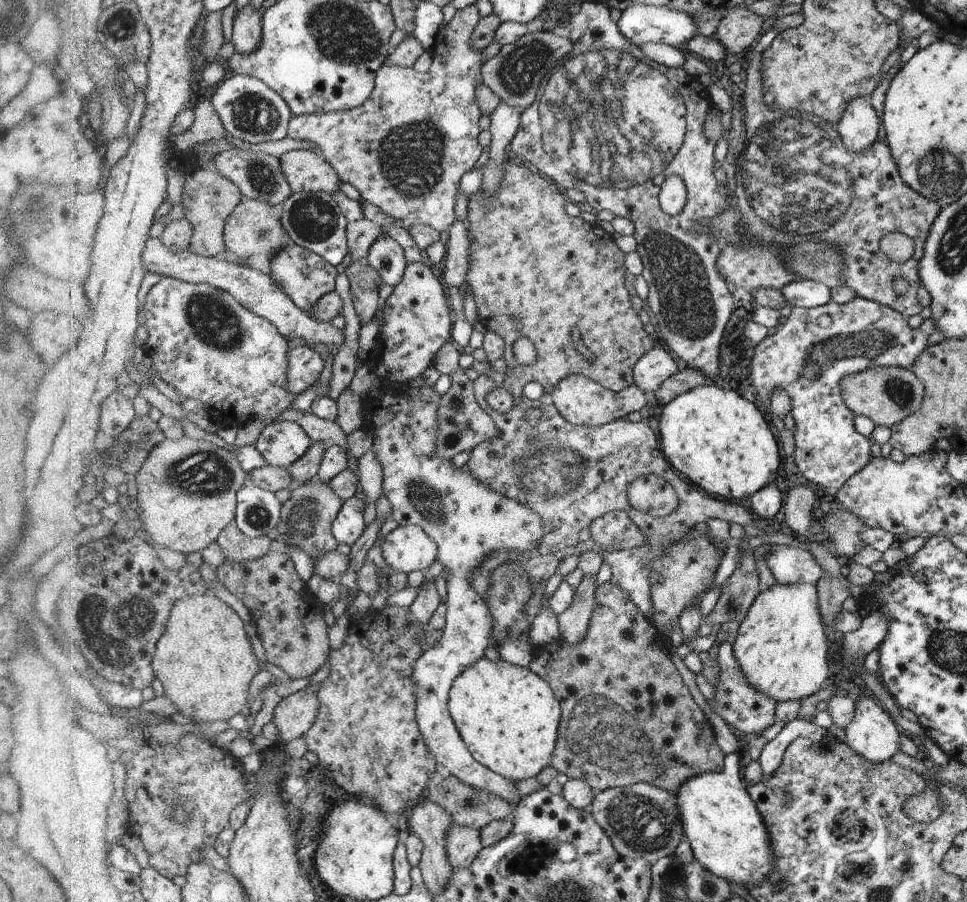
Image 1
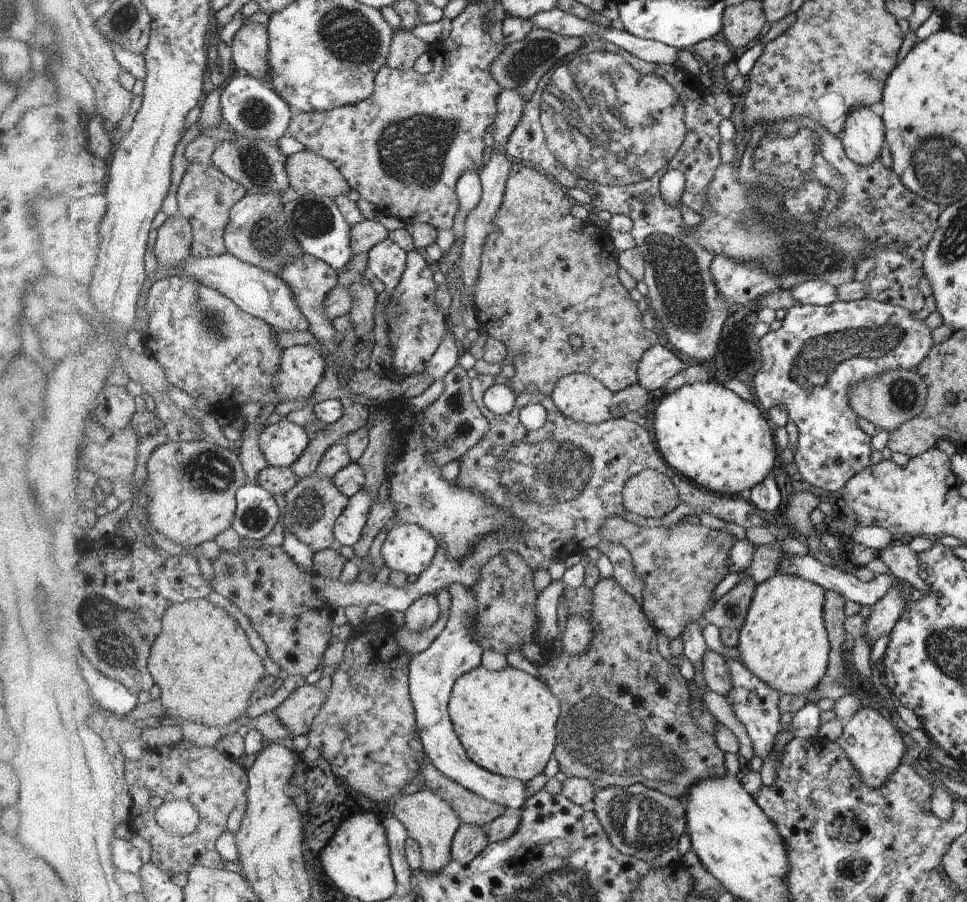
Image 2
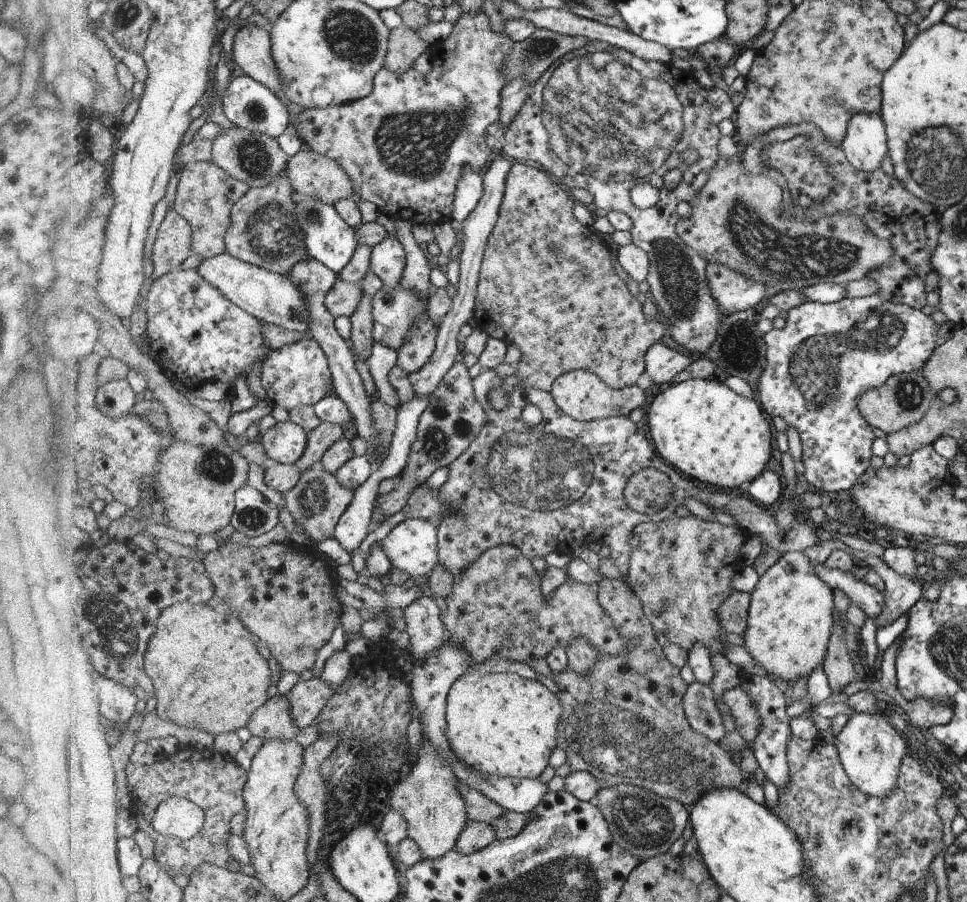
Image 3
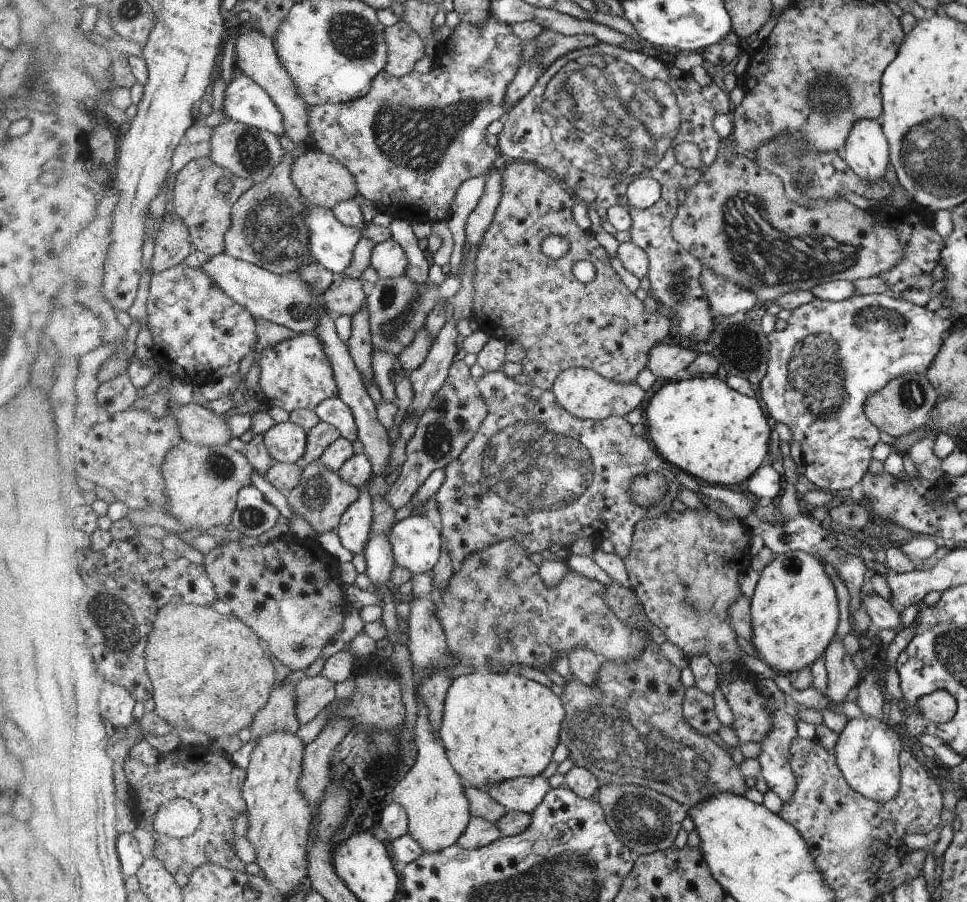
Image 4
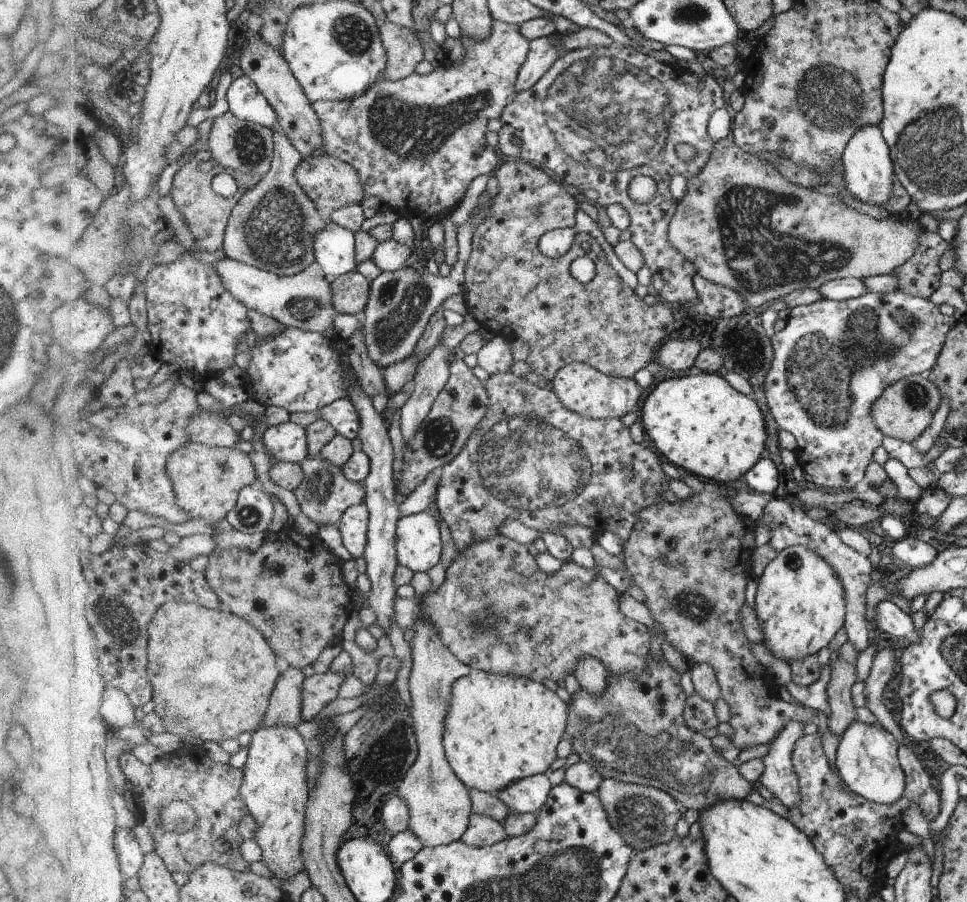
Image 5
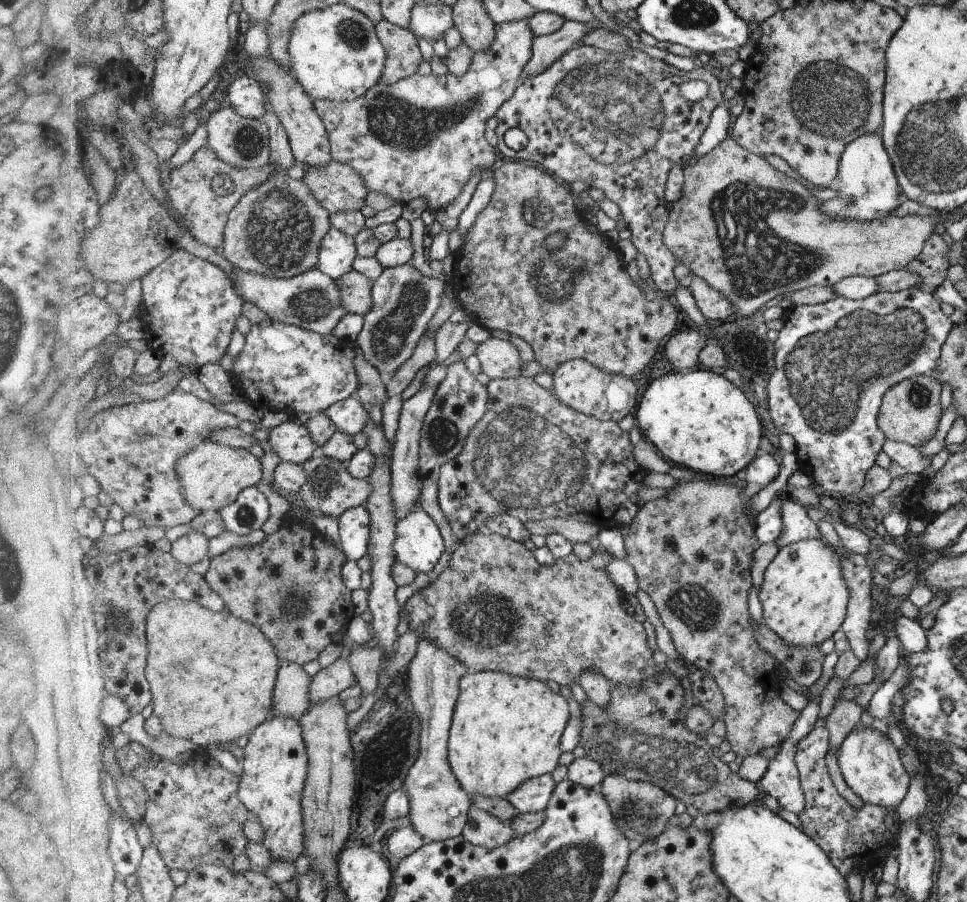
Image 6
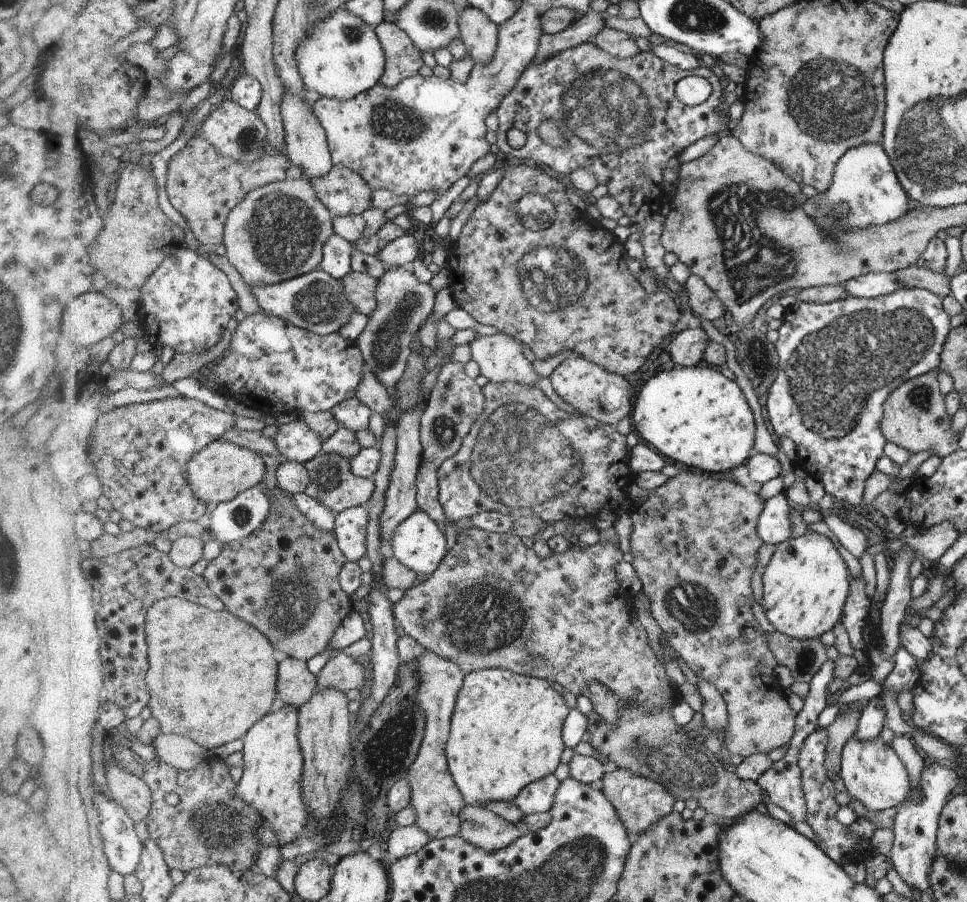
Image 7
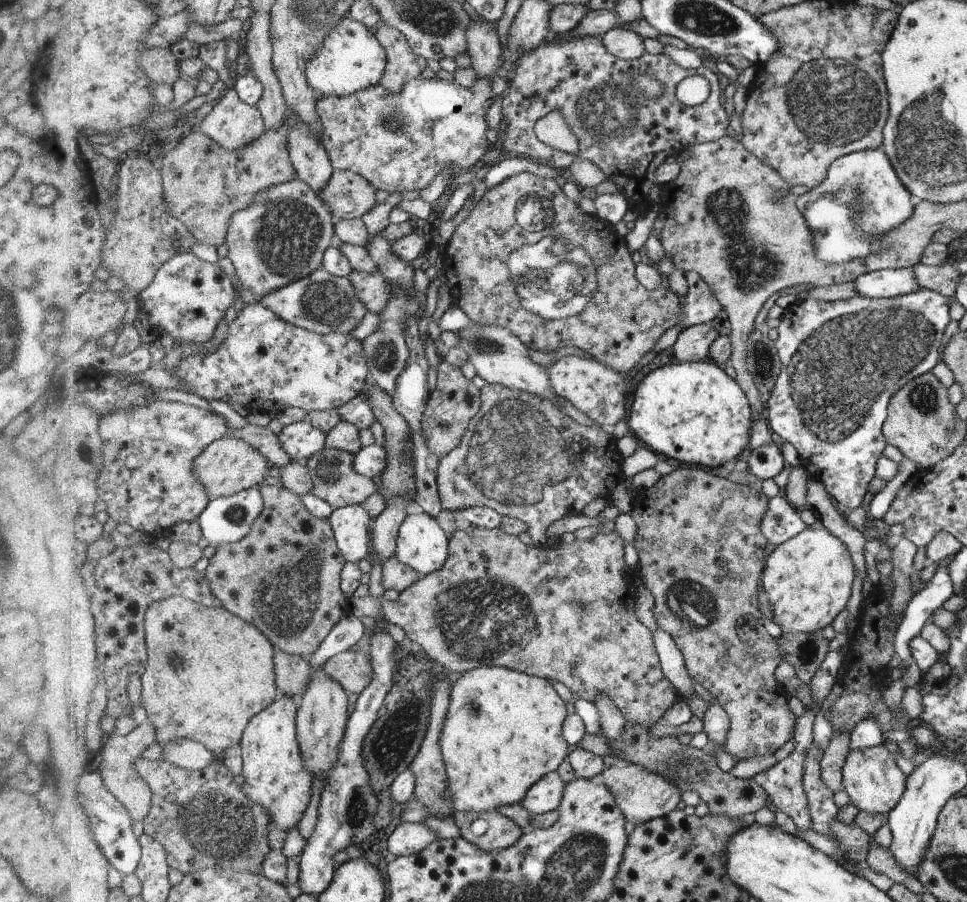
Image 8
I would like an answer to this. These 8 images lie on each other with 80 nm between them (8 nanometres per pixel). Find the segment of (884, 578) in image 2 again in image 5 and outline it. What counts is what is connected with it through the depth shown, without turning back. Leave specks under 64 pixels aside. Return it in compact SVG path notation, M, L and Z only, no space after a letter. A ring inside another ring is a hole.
M888 600L878 603L876 616L871 626L878 628L883 636L889 639L906 638L910 643L915 643L919 639L912 617Z

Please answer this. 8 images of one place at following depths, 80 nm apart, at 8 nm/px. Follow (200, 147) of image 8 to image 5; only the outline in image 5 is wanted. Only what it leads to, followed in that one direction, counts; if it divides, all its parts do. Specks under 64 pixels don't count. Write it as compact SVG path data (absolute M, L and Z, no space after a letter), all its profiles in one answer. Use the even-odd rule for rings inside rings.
M211 150L200 151L196 156L176 174L171 190L175 200L174 204L184 214L184 221L192 229L194 240L196 240L197 248L202 251L216 252L216 250L224 250L225 236L229 227L231 216L238 203L244 198L244 195L253 189L264 177L256 177L245 175L243 172L232 171L236 176L236 180L240 182L240 192L234 198L222 198L216 196L216 190L212 188L212 182L218 174L222 172L230 172L220 163L216 162L214 153ZM222 198L222 202L220 202Z

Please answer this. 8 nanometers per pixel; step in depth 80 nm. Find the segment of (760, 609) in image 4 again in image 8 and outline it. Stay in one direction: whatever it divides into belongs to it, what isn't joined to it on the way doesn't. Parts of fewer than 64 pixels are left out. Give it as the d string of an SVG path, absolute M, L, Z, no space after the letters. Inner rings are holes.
M820 520L780 543L766 560L762 579L773 621L788 634L816 633L830 626L852 596L854 569L853 560L844 543Z

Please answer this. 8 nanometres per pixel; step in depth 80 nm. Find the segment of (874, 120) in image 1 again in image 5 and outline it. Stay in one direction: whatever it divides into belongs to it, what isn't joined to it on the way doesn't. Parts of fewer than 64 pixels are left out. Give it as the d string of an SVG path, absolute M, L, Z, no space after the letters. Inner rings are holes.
M879 125L860 127L856 134L849 139L841 161L845 166L845 187L856 200L878 205L887 202L895 180L895 172L889 143Z

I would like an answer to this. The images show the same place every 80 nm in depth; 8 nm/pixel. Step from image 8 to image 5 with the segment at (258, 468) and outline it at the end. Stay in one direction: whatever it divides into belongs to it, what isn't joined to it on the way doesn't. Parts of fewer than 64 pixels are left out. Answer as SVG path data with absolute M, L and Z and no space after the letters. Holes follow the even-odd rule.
M192 440L171 456L169 473L175 484L178 504L185 509L192 519L201 518L211 524L228 520L229 514L238 506L241 490L250 485L258 485L256 466L248 453L238 450L236 447L213 447L204 443L195 443Z

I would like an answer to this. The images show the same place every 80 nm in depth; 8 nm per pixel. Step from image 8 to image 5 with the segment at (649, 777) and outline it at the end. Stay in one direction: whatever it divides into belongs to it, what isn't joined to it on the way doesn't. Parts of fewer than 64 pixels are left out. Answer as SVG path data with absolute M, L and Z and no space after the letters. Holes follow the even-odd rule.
M612 778L603 779L598 788L598 797L609 816L609 823L633 849L645 851L653 846L668 843L676 836L674 826L680 820L682 812L674 802L675 798L672 798L671 794L666 794L666 791Z

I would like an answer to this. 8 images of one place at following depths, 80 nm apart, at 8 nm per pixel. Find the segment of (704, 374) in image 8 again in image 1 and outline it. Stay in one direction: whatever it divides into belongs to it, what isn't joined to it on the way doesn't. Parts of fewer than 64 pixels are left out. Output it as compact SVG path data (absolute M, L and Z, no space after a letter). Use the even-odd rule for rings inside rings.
M707 382L674 397L663 406L660 417L659 442L663 455L680 475L712 497L738 502L749 499L772 482L776 470L780 468L780 450L762 412L756 410L747 399L742 400L742 396L736 394L736 389L726 390Z

